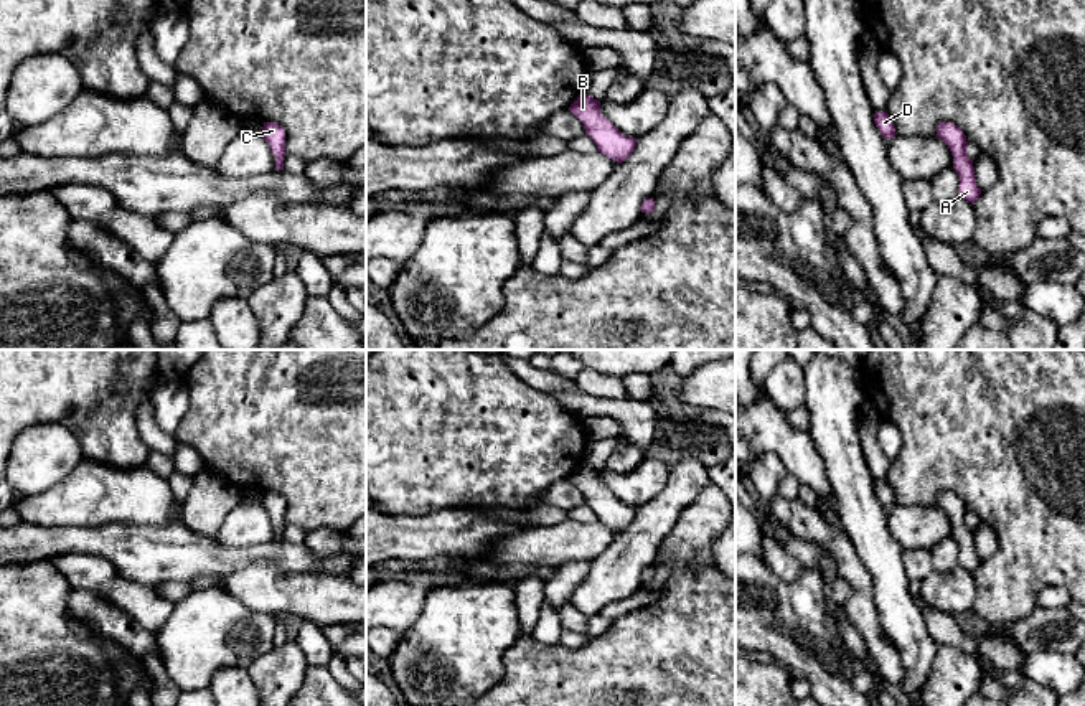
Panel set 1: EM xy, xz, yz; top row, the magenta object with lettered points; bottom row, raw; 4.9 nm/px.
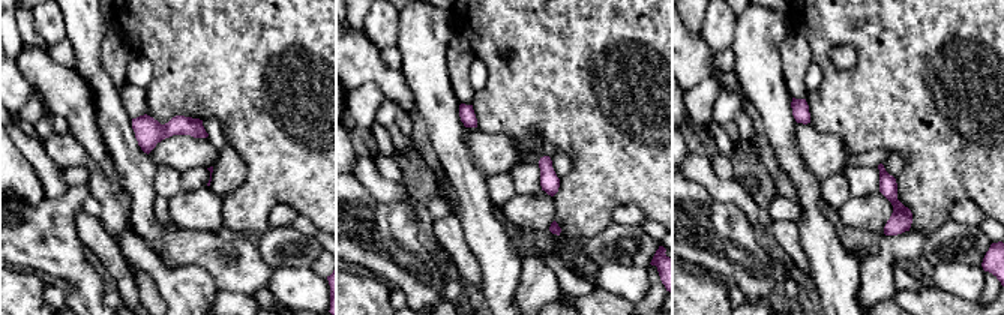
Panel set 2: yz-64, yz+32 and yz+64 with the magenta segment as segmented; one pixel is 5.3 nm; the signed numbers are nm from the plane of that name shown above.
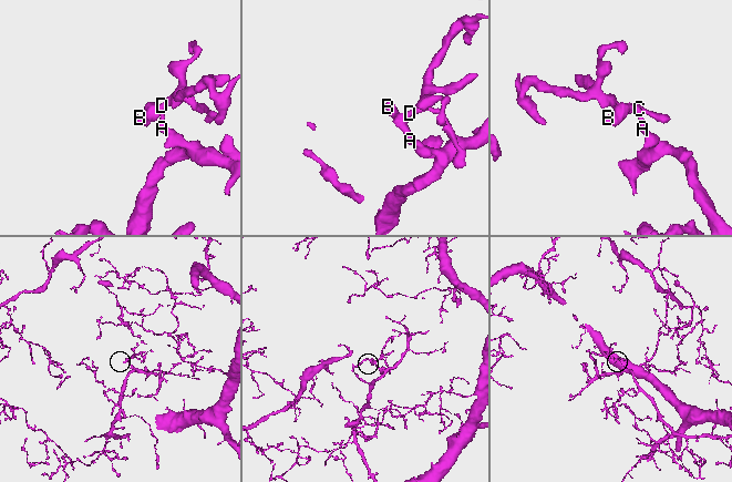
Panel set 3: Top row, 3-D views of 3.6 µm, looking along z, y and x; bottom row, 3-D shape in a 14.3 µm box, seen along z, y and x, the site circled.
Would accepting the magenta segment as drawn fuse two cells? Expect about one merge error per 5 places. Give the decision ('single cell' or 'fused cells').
single cell

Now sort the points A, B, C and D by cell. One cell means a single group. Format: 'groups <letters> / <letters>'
groups A B C D

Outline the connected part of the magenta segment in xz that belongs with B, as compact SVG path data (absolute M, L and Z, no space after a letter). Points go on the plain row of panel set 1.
M580 462L569 480L584 493L585 505L597 515L597 521L607 525L617 533L625 531L635 520L636 508L623 505L600 482L600 470Z

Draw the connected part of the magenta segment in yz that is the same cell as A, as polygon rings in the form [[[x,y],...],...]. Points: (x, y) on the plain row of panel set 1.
[[[940,492],[937,495],[937,506],[948,515],[953,525],[953,538],[960,546],[958,566],[975,574],[981,559],[976,554],[973,530],[970,530],[966,523],[966,505],[958,495],[951,492]]]

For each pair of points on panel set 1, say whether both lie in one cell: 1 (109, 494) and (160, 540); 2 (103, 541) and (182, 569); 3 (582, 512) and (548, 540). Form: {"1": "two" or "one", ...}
{"1": "two", "2": "one", "3": "two"}

